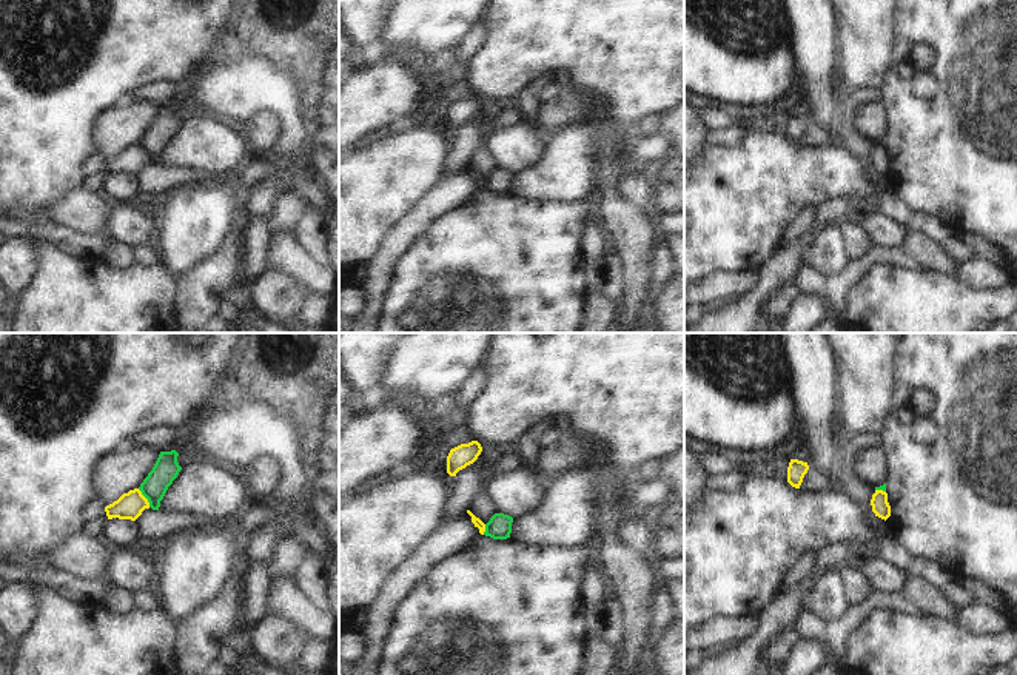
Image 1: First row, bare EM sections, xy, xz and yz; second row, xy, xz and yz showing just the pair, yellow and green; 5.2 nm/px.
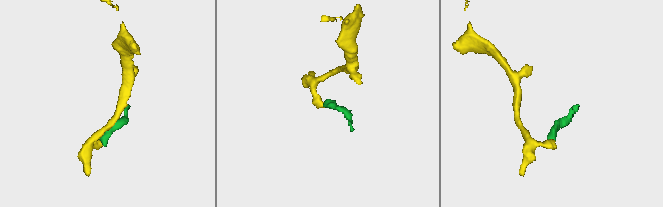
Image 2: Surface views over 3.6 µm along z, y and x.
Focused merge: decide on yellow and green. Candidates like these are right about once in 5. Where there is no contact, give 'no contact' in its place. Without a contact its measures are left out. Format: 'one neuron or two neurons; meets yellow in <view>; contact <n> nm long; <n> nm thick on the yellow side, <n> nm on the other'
two neurons; meets yellow in xy; contact 120 nm long; 140 nm thick on the yellow side, 140 nm on the other

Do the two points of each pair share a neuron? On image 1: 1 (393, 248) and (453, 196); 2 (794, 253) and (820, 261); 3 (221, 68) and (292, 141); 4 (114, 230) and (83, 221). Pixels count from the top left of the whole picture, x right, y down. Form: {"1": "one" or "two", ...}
{"1": "one", "2": "two", "3": "one", "4": "two"}

